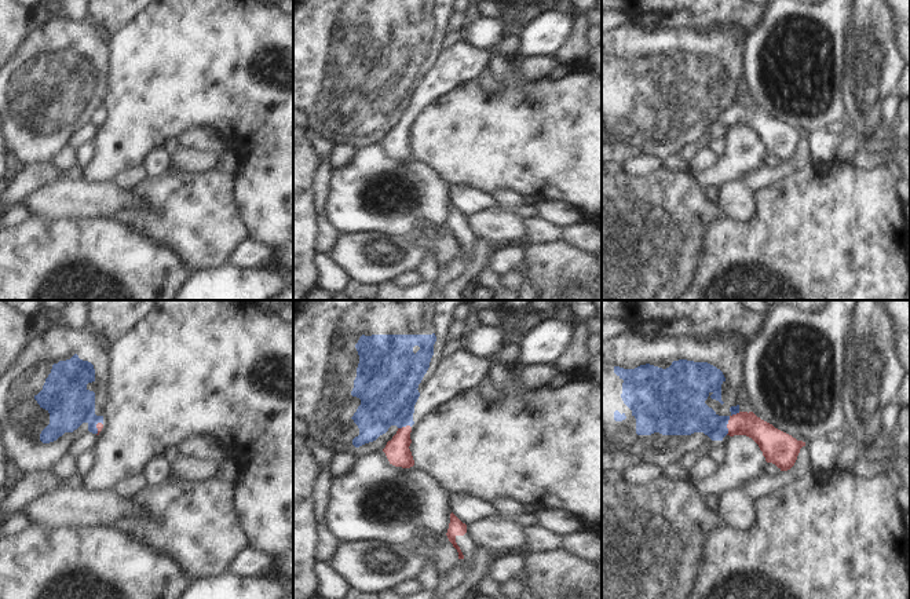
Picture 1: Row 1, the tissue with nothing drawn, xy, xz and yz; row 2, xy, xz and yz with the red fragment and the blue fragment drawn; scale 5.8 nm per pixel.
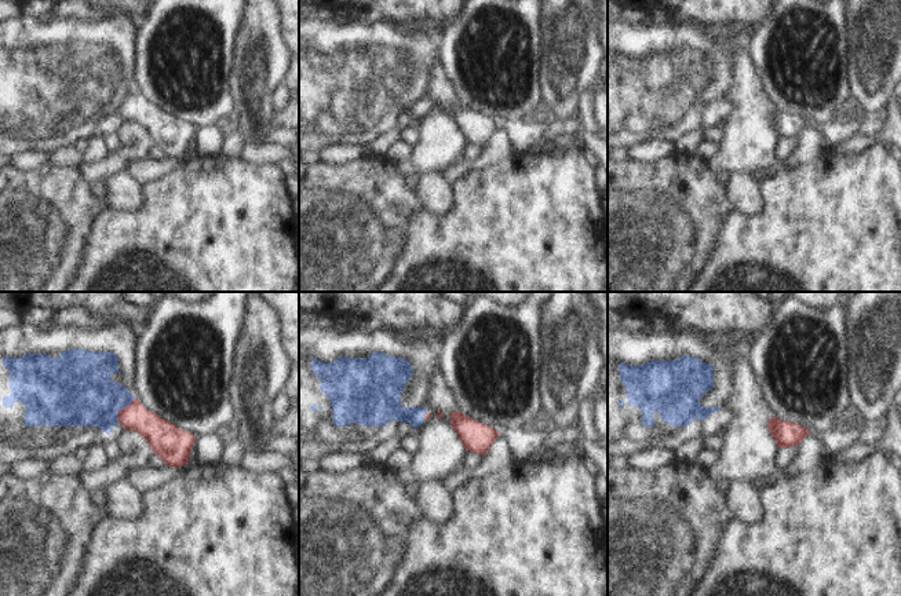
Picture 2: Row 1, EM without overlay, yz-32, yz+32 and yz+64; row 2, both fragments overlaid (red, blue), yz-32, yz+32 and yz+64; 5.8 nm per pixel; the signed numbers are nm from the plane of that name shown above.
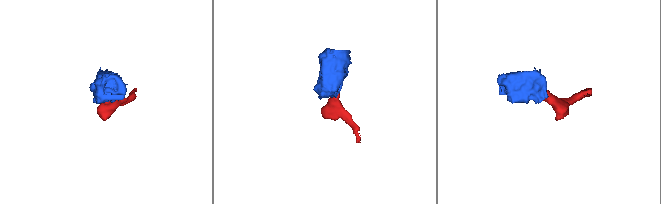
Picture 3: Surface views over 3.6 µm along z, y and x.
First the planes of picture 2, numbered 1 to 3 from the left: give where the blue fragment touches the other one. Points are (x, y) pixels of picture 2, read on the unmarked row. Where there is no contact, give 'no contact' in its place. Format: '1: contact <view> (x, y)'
1: contact yz-32 (121, 101)
2: contact yz+32 (425, 108)
3: no contact

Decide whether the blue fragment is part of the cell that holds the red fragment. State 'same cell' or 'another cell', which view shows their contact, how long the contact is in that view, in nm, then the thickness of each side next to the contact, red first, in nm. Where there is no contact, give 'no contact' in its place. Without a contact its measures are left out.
another cell; meets red in yz; contact 160 nm long; 150 nm thick on the red side, 240 nm on the other

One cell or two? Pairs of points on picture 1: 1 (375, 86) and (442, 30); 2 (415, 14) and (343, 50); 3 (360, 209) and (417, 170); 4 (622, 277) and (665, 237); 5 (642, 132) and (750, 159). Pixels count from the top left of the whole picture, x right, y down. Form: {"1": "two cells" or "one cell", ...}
{"1": "one cell", "2": "one cell", "3": "one cell", "4": "one cell", "5": "two cells"}

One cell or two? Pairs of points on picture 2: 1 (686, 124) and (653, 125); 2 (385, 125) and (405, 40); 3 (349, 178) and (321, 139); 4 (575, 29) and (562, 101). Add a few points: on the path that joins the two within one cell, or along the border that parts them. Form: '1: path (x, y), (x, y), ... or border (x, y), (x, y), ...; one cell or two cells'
1: path (678, 124), (661, 124); one cell
2: path (385, 105), (385, 73), (397, 61); one cell
3: border (313, 150), (318, 152); two cells
4: path (571, 47), (571, 64), (562, 83); one cell

